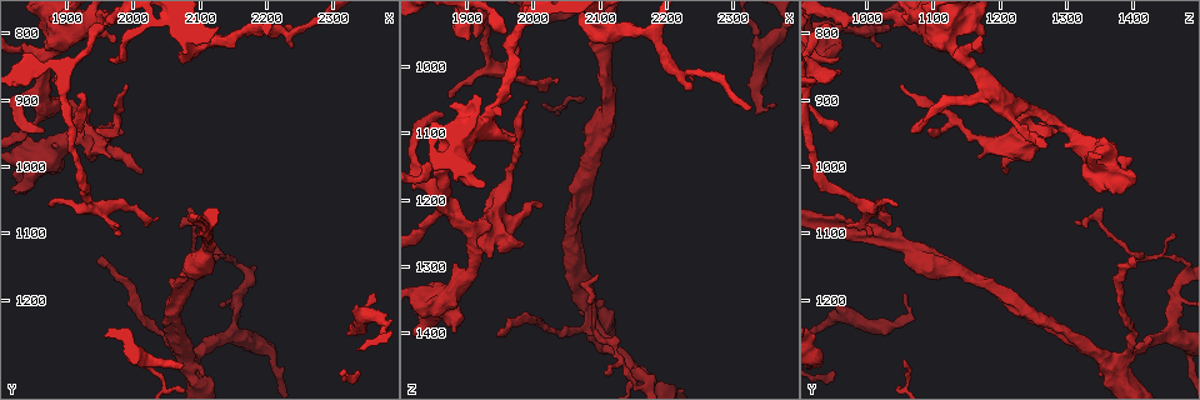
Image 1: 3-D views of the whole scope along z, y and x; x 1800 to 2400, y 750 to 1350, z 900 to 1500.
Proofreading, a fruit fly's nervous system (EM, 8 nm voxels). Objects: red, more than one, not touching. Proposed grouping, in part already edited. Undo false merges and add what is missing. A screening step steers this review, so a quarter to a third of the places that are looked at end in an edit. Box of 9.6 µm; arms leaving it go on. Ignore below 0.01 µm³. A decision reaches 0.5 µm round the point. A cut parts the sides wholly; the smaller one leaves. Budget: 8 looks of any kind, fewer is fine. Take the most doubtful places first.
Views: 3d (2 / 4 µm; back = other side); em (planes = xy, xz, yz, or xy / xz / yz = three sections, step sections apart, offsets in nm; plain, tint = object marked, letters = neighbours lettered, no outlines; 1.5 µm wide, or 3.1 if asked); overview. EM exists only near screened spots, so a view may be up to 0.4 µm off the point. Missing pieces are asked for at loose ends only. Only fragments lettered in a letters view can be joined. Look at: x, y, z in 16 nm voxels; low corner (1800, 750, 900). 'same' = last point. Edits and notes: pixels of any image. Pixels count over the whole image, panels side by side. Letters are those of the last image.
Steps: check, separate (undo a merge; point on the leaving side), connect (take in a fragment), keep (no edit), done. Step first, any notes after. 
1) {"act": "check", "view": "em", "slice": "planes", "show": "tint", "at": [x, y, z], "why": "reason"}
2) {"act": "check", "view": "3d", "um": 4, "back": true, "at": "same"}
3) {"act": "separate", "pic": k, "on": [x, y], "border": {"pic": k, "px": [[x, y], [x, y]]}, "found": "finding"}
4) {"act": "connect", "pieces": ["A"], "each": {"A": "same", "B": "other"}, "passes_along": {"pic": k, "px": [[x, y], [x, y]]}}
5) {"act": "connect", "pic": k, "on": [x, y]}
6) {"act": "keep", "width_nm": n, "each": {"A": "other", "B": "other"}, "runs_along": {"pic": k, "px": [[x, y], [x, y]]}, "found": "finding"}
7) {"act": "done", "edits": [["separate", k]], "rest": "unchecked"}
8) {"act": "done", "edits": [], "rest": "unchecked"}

{"act": "check", "view": "em", "slice": "xy", "step": 4, "show": "plain", "at": [1945, 1145, 1405]}

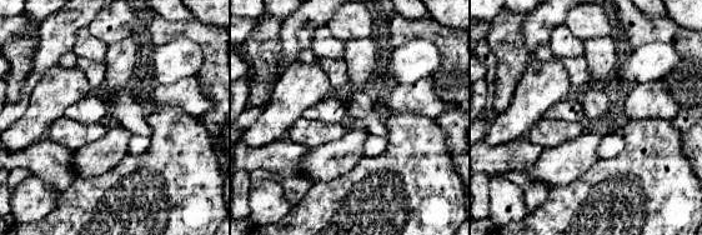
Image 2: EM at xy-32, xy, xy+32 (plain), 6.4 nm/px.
{"act": "check", "view": "em", "slice": "xy", "step": 4, "show": "letters", "at": "same"}

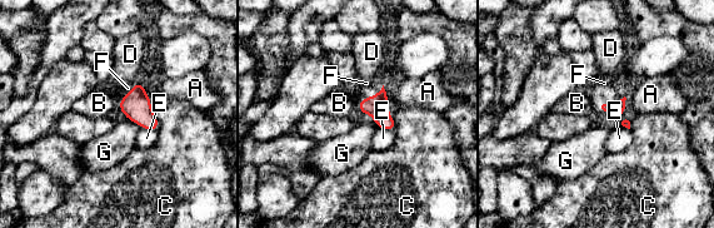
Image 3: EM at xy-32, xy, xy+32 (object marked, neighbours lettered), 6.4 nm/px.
{"act": "connect", "pieces": ["F"], "each": {"A": "other", "B": "other", "C": "other", "D": "other", "E": "other", "F": "same", "G": "other"}, "passes_along": {"pic": 3, "px": [[377, 105], [367, 98], [358, 92]]}, "found": "the neuron continues"}

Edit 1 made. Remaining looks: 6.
{"act": "check", "view": "3d", "um": 4, "back": true, "at": [1985, 955, 1270], "why": "free end"}

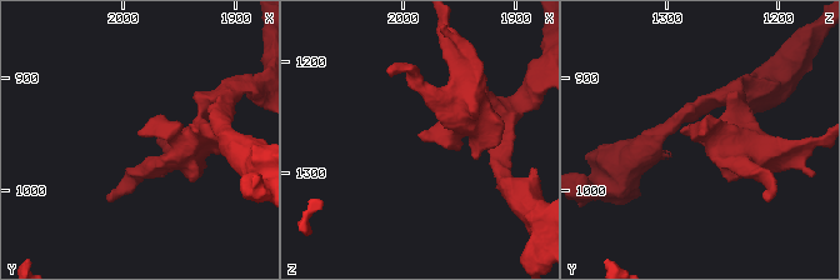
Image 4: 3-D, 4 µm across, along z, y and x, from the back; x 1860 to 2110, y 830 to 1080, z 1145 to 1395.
{"act": "check", "view": "em", "slice": "planes", "show": "letters", "at": [1982, 952, 1264]}

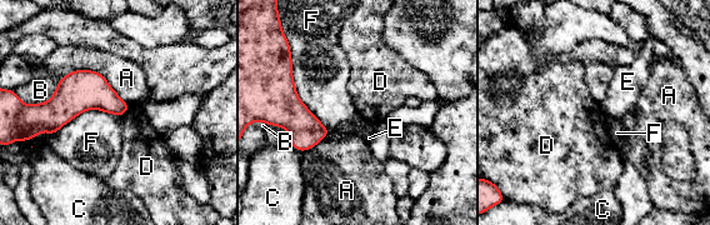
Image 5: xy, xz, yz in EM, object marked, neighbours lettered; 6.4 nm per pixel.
{"act": "keep", "longest_contact_nm": ["F", 550], "each": {"A": "other", "B": "other", "C": "other", "D": "other", "E": "other", "F": "other"}, "border": {"pic": 5, "px": [[129, 104], [129, 108], [121, 116]]}, "found": "no lettered fragment goes on from it"}

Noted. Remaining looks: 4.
{"act": "done", "edits": [["connect", 3]], "rest": "unchecked"}

